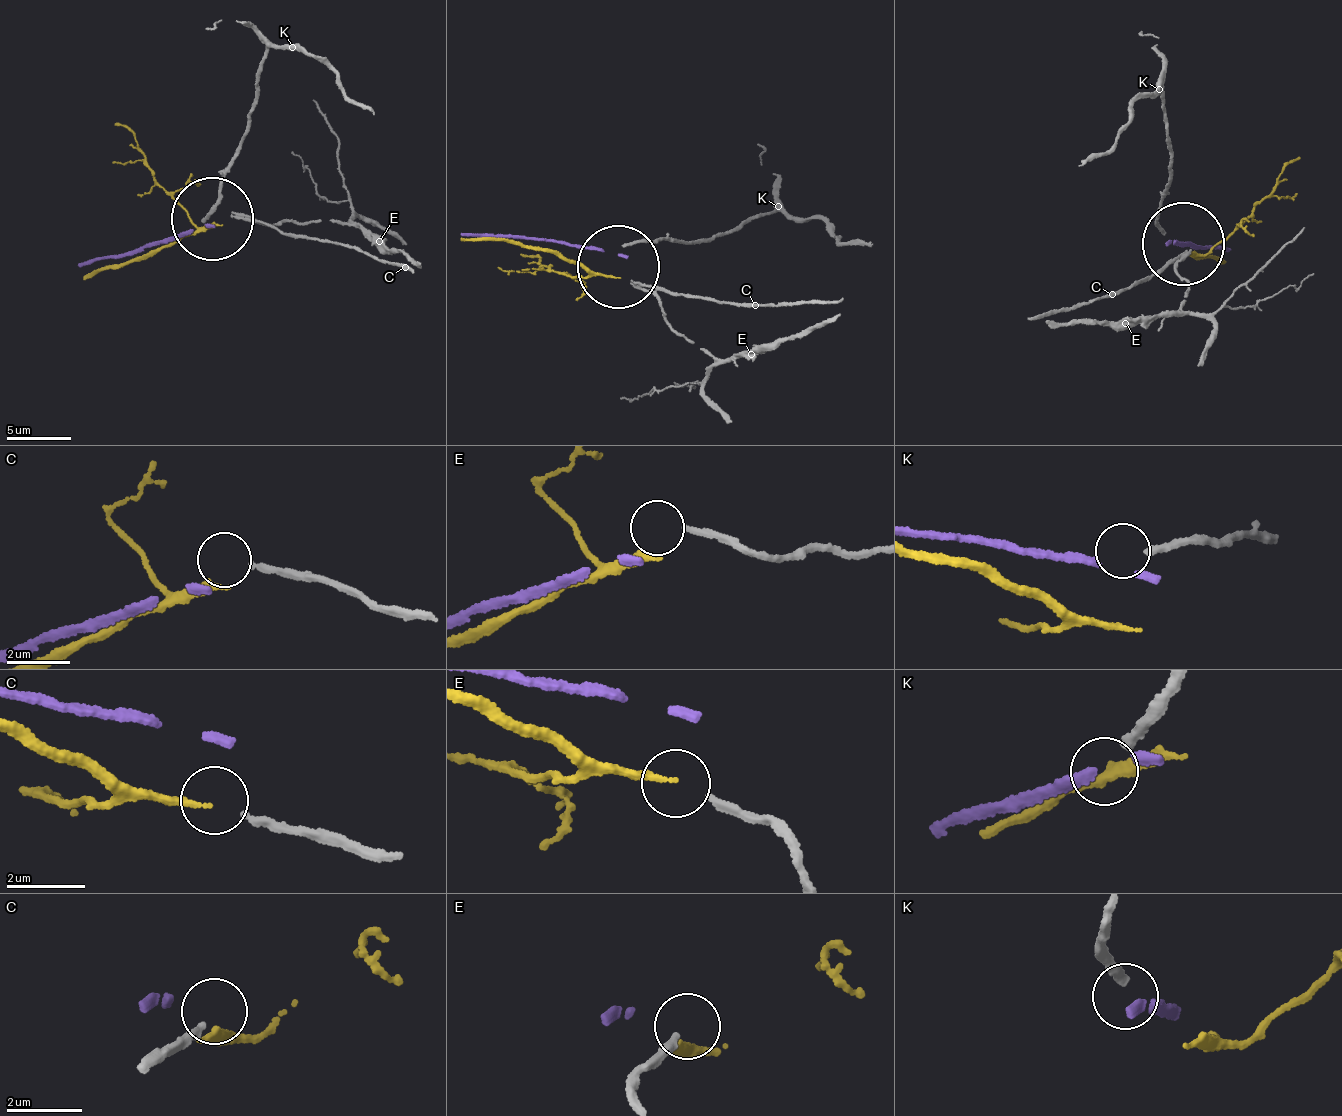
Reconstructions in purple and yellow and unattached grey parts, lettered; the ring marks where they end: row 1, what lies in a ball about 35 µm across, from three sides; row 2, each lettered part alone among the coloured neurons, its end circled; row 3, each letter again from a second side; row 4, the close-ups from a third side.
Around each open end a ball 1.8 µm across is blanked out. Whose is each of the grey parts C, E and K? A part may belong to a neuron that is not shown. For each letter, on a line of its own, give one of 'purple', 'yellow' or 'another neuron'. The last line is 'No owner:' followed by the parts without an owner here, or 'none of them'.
C: another neuron
E: another neuron
K: another neuron
No owner: C, E, K

